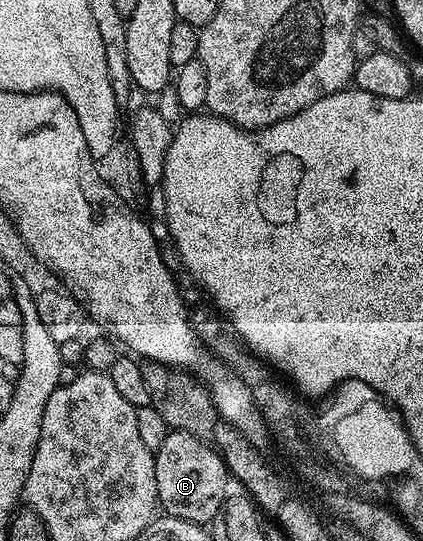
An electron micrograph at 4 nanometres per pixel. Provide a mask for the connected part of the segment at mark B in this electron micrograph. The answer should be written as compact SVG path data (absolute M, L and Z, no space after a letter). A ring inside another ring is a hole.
M168 431L161 450L155 452L155 477L162 511L168 516L176 516L194 524L210 525L215 515L222 510L223 502L229 495L229 489L227 489L229 473L226 462L208 441L199 440L191 433Z

